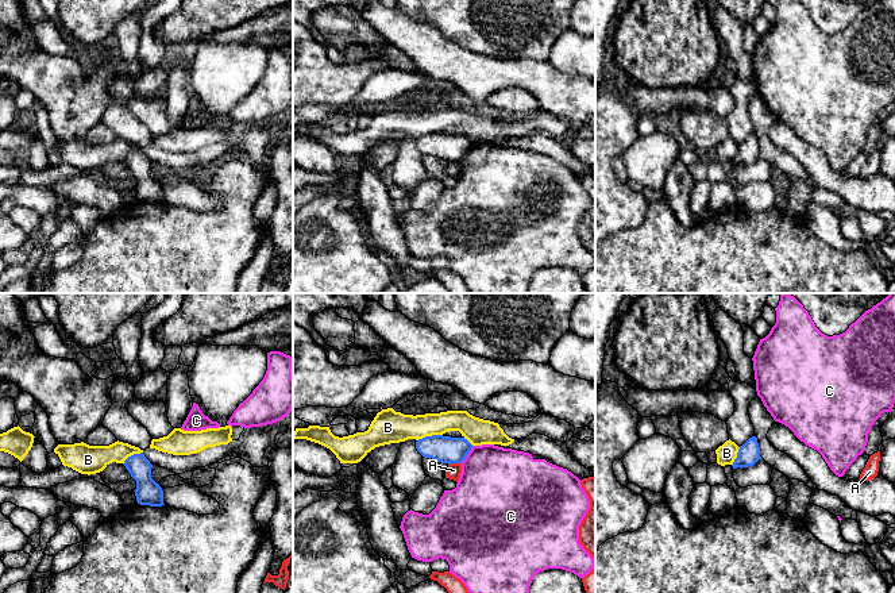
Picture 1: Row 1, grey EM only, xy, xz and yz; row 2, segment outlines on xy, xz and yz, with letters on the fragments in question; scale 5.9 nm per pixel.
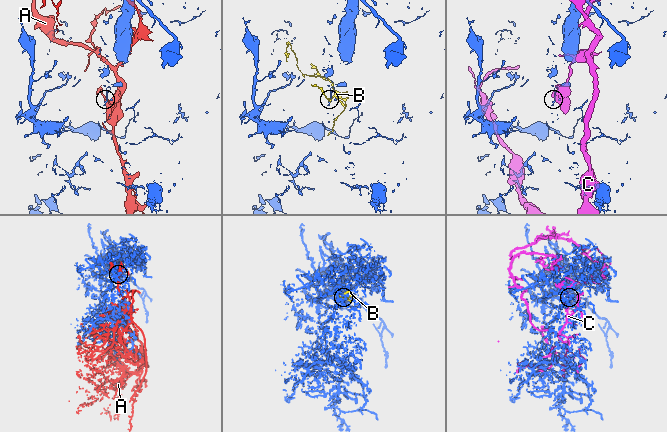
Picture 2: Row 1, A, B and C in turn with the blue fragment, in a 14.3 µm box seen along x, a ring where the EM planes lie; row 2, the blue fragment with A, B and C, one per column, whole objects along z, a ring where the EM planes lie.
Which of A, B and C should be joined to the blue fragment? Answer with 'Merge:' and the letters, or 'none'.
Merge: none

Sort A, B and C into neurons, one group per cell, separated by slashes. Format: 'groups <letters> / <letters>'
groups A / B / C

